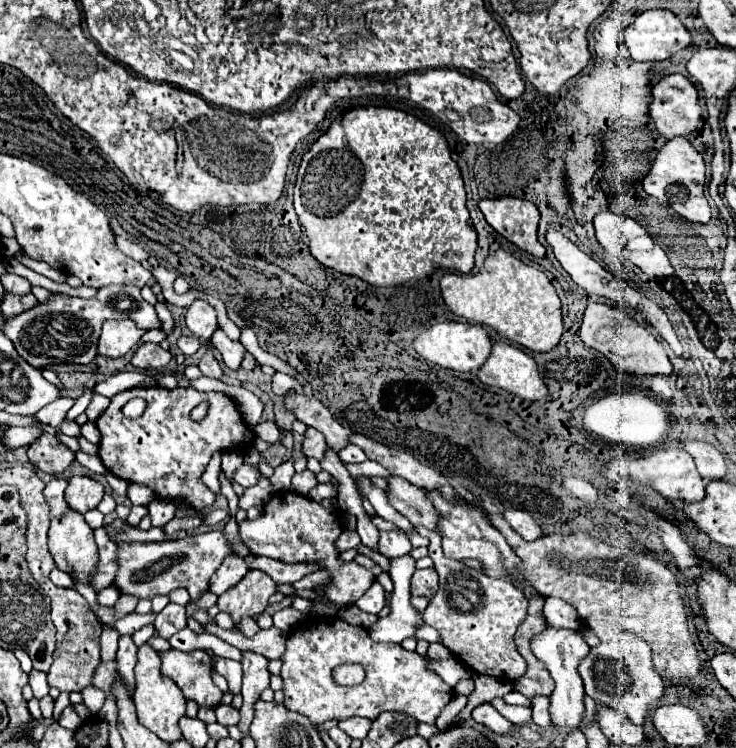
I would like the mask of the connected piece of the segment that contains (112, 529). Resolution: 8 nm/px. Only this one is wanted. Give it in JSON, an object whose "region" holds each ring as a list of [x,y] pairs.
{"region":[[[116,518],[110,524],[104,524],[104,530],[106,530],[108,538],[116,544],[122,544],[122,542],[162,542],[162,540],[166,540],[162,528],[140,530],[138,526],[132,526],[122,518]]]}

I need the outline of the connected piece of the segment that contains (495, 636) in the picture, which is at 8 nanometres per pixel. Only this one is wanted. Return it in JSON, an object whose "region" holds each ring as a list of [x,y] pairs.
{"region":[[[417,526],[416,531],[430,540],[430,558],[434,560],[434,568],[440,576],[438,592],[422,612],[424,624],[436,628],[444,646],[462,662],[466,662],[474,672],[502,680],[520,678],[526,672],[526,662],[518,654],[512,636],[518,624],[526,618],[524,594],[506,580],[488,578],[482,572],[464,566],[462,562],[444,558],[438,532],[423,526]]]}

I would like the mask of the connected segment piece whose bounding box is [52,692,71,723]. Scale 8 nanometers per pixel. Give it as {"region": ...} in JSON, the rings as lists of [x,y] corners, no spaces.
{"region":[[[61,692],[59,697],[55,700],[52,718],[57,723],[61,712],[69,706],[69,692]]]}

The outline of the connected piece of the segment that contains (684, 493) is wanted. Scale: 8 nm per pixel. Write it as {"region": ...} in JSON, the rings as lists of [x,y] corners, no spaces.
{"region":[[[678,448],[660,450],[660,452],[654,452],[652,456],[648,456],[648,458],[632,460],[628,464],[628,468],[626,468],[626,474],[630,476],[630,480],[636,480],[636,482],[640,482],[644,486],[654,488],[664,498],[680,498],[684,502],[698,502],[698,500],[704,498],[706,482],[698,474],[690,454],[686,454],[684,450],[678,450]]]}

